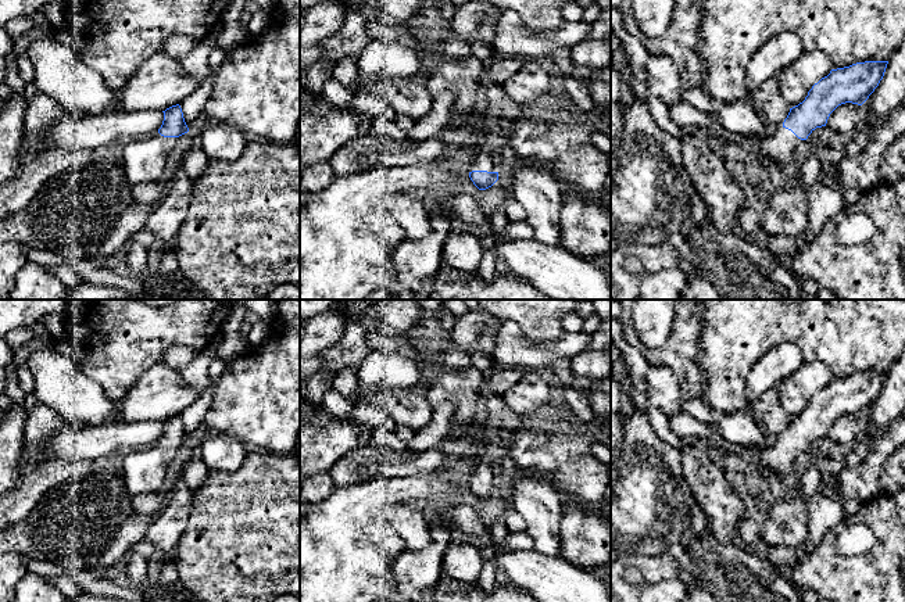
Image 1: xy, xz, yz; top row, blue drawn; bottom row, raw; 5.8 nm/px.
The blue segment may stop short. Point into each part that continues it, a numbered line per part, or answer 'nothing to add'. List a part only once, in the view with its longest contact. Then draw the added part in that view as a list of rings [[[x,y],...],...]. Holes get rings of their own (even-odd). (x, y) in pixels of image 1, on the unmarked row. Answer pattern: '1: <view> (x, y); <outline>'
1: xz (479, 472); [[[477,459],[469,470],[468,488],[472,481],[498,483],[500,474],[497,474],[489,465],[484,465]]]

